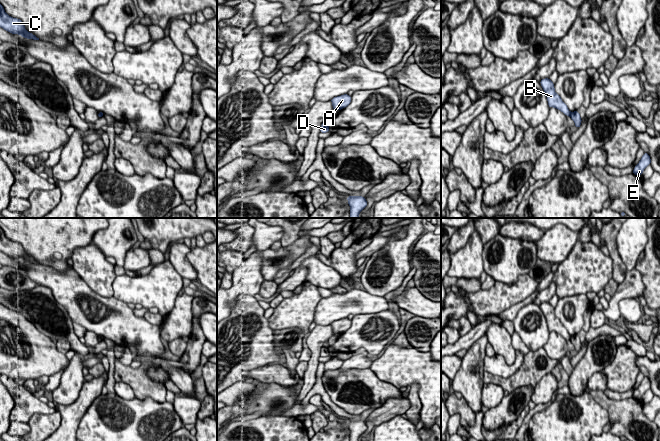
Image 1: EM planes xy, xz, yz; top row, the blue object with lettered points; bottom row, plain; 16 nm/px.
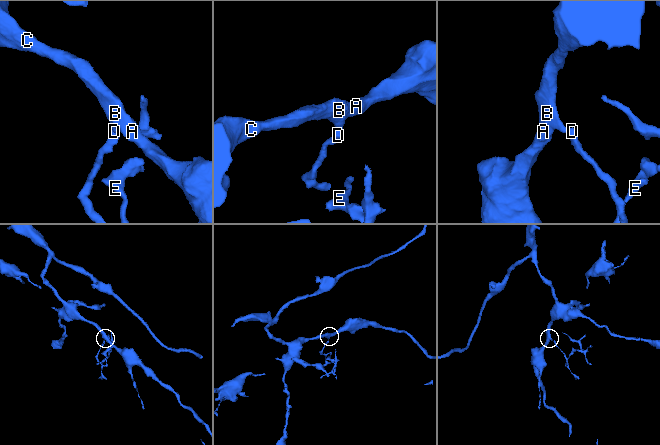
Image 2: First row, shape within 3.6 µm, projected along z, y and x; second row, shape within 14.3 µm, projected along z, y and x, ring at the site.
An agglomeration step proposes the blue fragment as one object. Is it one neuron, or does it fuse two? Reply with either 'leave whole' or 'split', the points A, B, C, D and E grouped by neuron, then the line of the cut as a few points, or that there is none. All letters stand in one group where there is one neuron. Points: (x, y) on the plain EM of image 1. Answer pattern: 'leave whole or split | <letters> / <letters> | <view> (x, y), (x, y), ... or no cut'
split | A B C / D E | yz (571, 336), (569, 339)

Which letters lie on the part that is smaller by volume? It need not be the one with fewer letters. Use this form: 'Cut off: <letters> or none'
Cut off: D, E

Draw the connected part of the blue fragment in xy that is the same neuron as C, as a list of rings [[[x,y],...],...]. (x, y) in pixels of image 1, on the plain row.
[[[0,228],[0,251],[12,258],[21,259],[27,263],[39,264],[35,259],[25,253],[23,246],[18,242],[9,240]]]

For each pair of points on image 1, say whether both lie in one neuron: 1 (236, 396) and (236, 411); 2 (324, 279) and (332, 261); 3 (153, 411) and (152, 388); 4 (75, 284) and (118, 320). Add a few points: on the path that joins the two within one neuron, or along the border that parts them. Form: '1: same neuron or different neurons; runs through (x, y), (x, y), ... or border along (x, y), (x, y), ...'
1: different neurons; border along (241, 405), (227, 406)
2: different neurons; border along (315, 255), (324, 263), (333, 267), (342, 277)
3: different neurons; border along (135, 397), (166, 401)
4: same neuron; runs through (89, 292), (116, 306)

